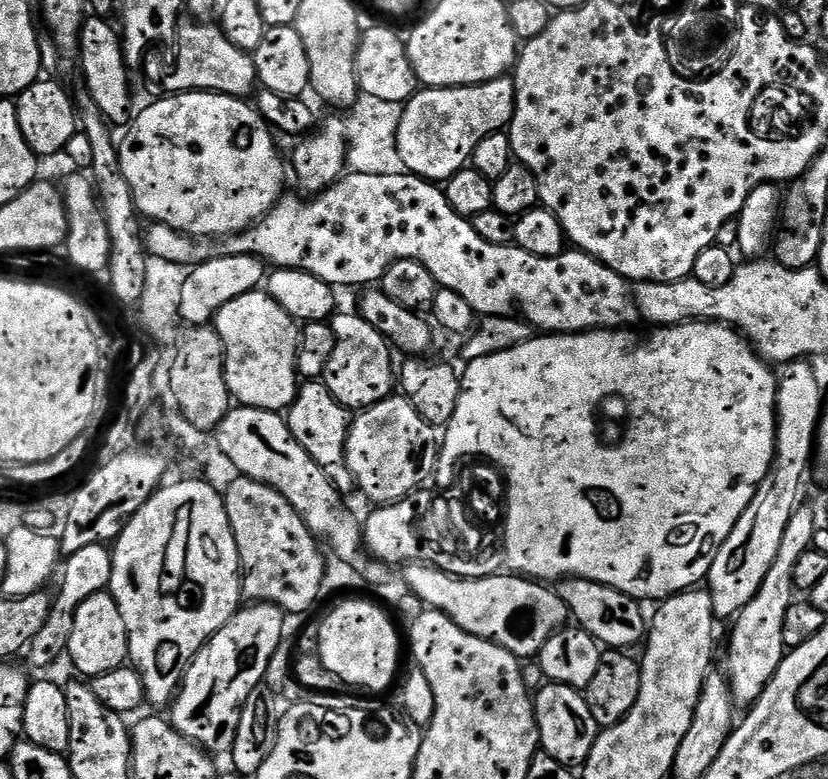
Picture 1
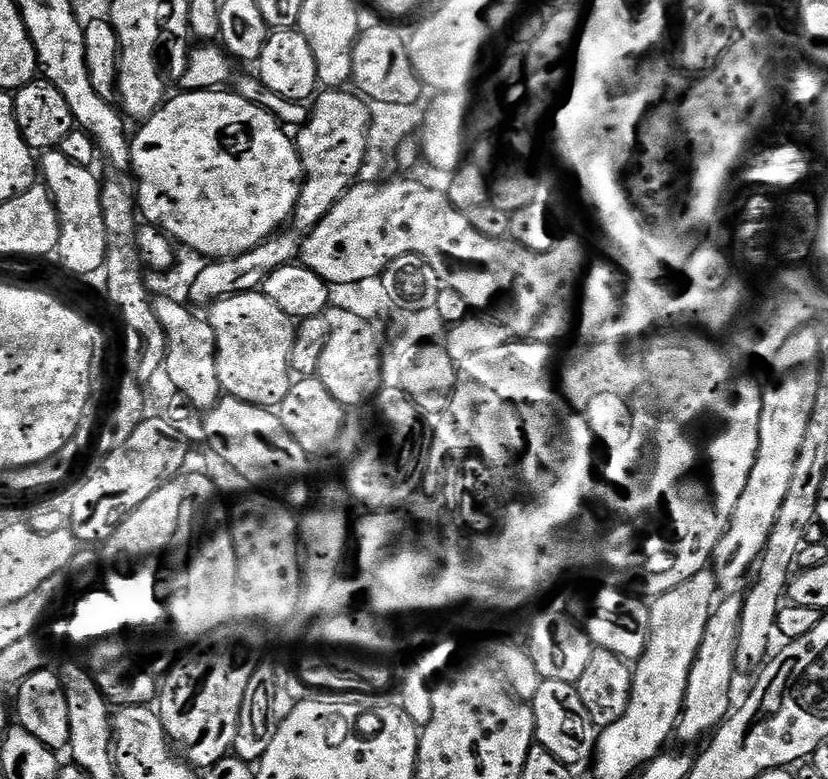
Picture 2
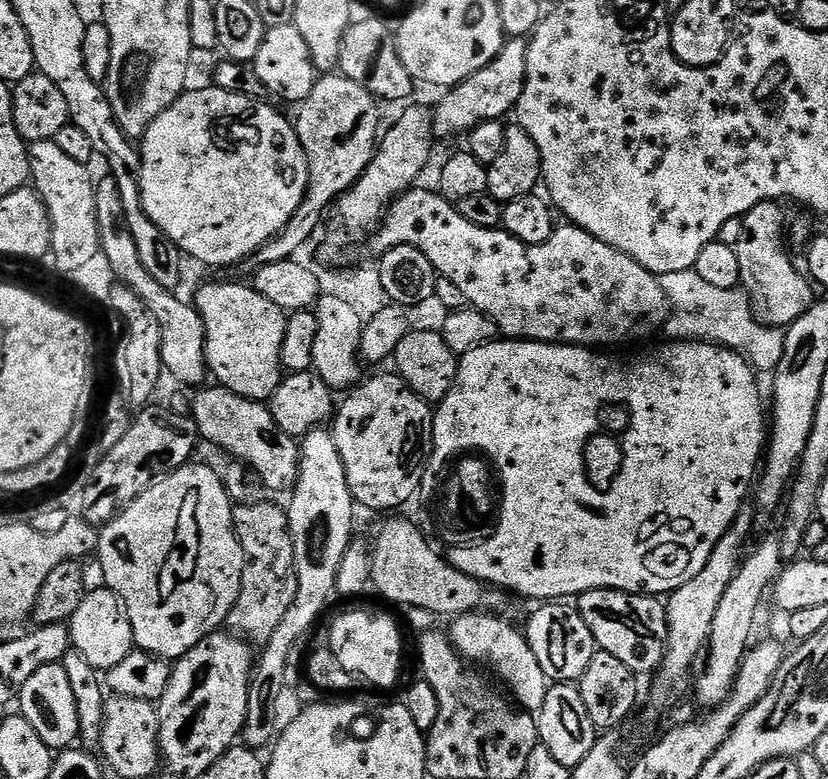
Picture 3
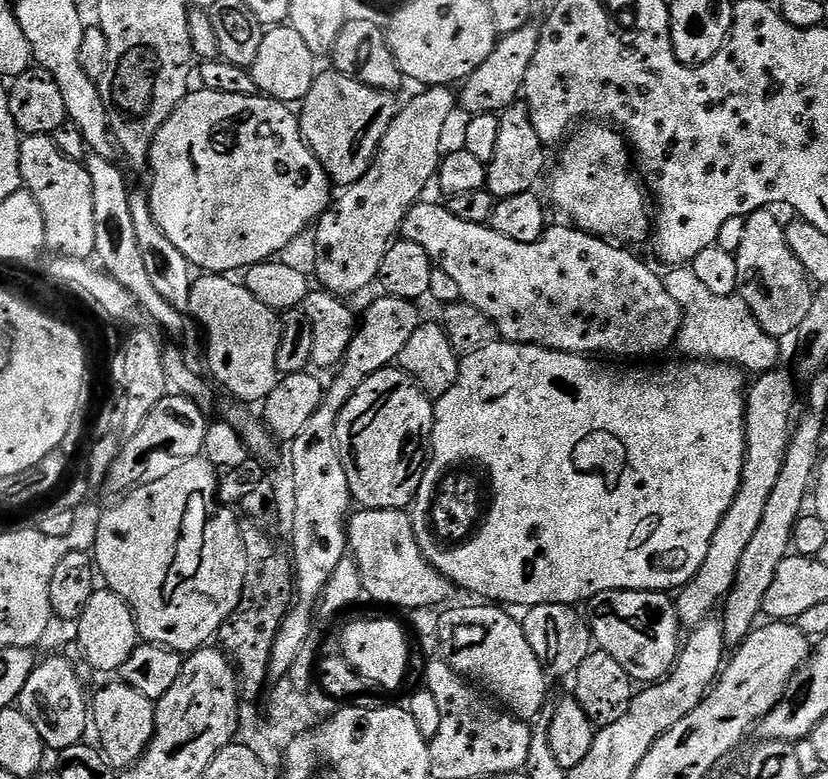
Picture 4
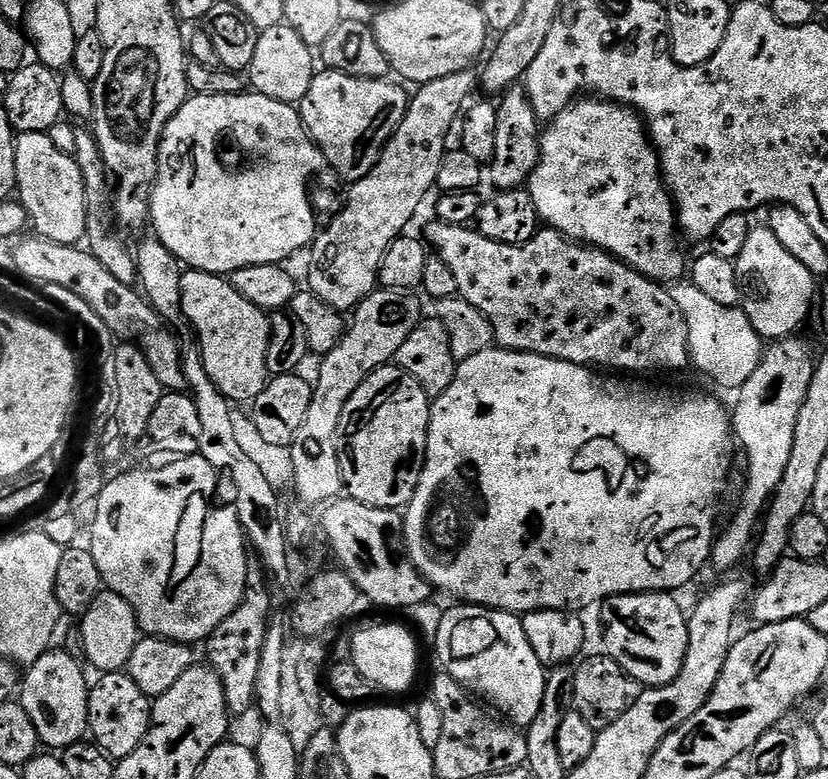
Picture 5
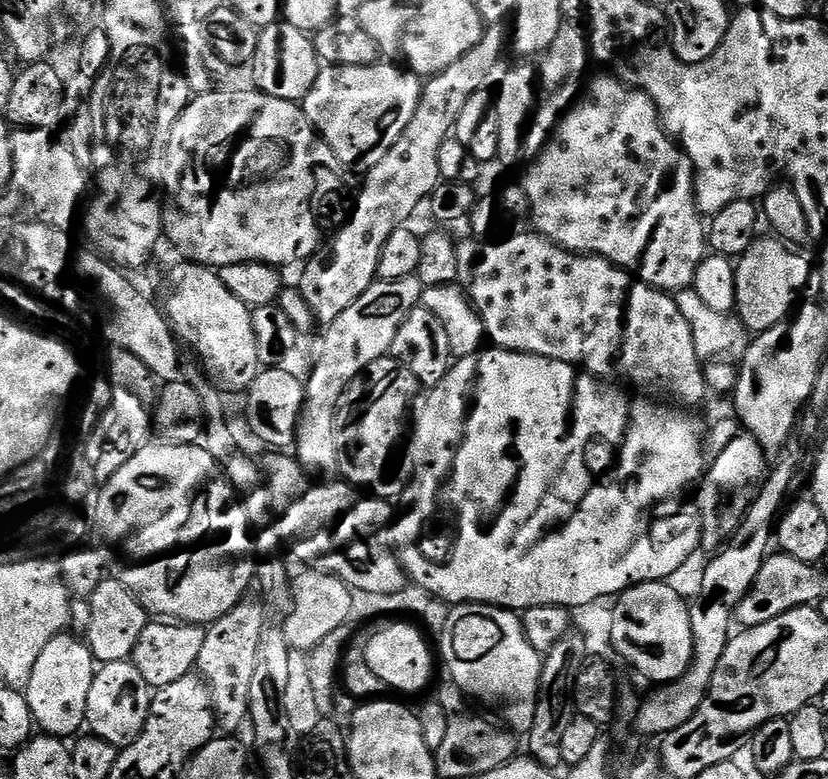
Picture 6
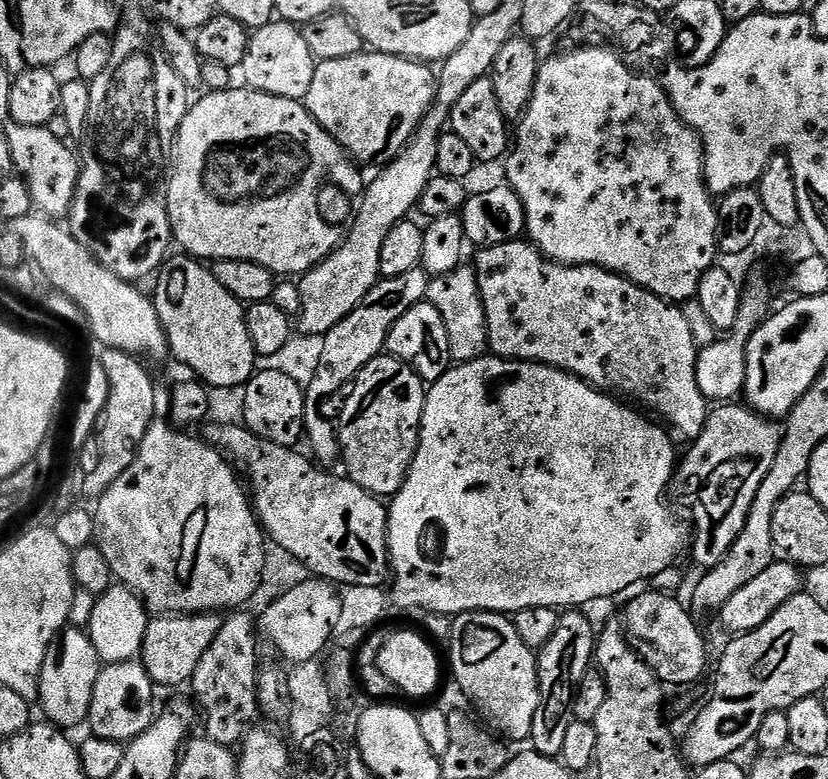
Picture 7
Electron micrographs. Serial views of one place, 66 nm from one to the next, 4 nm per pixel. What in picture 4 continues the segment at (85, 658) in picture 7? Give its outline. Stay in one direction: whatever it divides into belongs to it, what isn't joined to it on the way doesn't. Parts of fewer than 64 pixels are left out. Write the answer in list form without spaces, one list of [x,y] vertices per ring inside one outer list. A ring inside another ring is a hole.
[[[56,654],[37,663],[19,696],[18,706],[26,718],[34,722],[49,749],[69,748],[81,743],[85,739],[84,731],[90,728],[90,700],[87,695],[84,697],[84,692],[86,686],[78,678],[72,663],[62,654]]]

